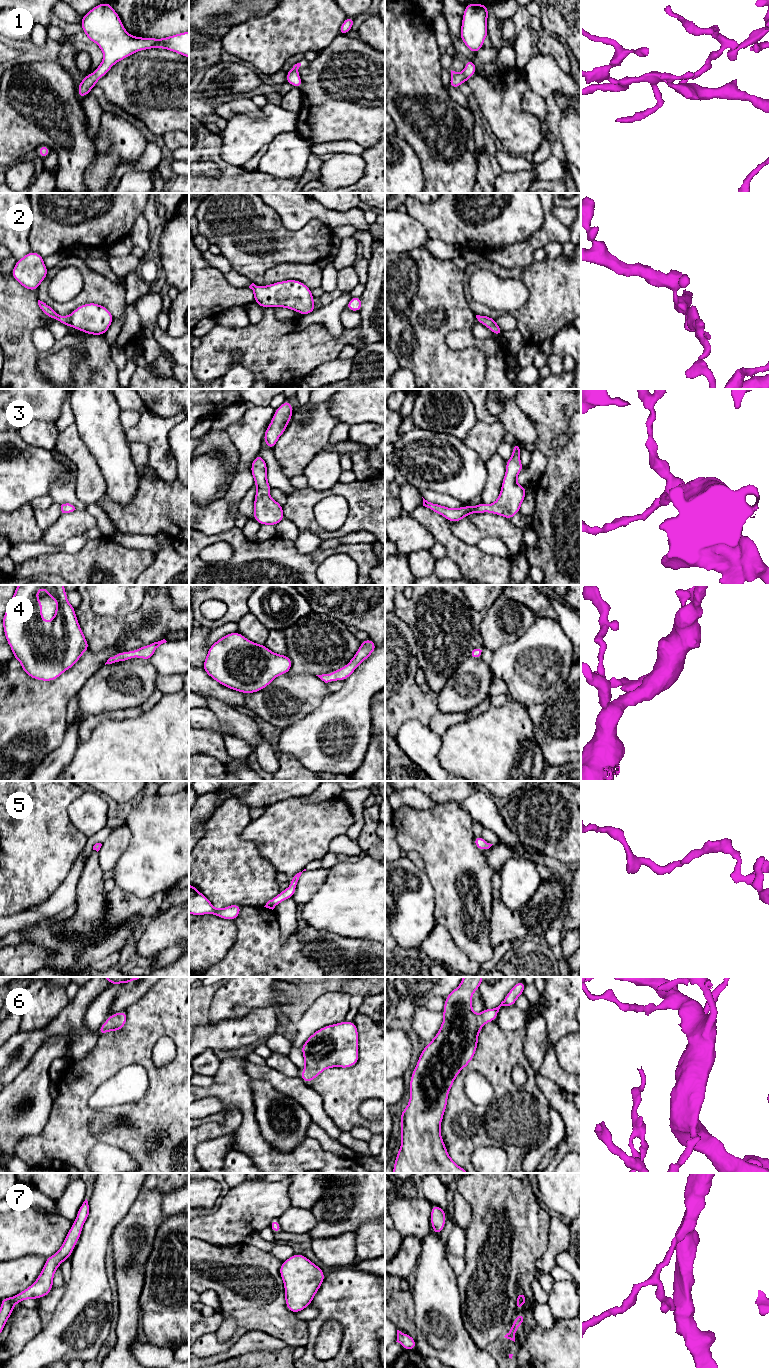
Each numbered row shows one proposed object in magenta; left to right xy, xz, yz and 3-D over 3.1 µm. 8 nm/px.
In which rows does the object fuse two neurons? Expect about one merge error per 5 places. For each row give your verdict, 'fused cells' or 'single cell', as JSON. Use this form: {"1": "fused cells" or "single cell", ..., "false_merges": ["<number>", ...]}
{"1": "single cell", "2": "single cell", "3": "single cell", "4": "single cell", "5": "single cell", "6": "single cell", "7": "single cell", "false_merges": []}

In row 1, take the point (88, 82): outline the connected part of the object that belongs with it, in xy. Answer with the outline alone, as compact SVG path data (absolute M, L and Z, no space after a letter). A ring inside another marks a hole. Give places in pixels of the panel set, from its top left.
M109 2L97 5L87 14L83 15L80 25L88 40L95 42L104 54L104 58L96 71L83 77L82 82L78 85L78 96L80 99L90 93L91 89L95 87L96 82L101 79L115 63L138 51L151 48L163 48L189 58L189 32L182 32L162 39L131 36L125 30L119 15L113 10Z

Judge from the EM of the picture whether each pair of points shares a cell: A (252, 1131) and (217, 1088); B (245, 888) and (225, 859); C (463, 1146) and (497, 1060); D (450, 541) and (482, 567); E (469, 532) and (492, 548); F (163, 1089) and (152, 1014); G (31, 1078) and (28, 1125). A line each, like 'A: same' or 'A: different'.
A: same
B: same
C: same
D: same
E: different
F: same
G: same

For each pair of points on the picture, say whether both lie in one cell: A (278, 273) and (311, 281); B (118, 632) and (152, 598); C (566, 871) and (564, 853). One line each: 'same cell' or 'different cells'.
A: same cell
B: same cell
C: different cells

